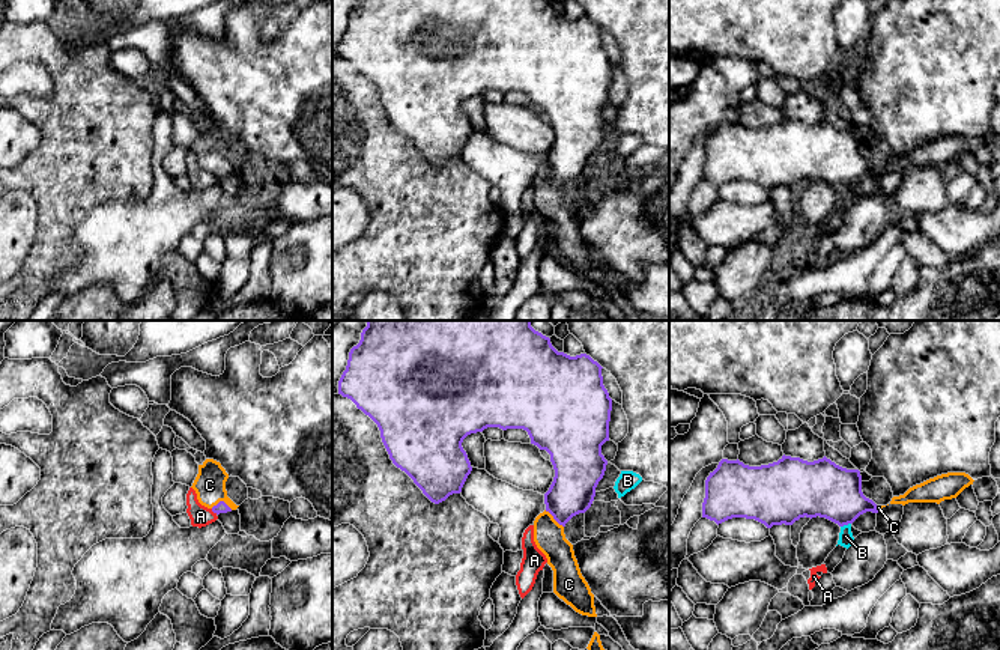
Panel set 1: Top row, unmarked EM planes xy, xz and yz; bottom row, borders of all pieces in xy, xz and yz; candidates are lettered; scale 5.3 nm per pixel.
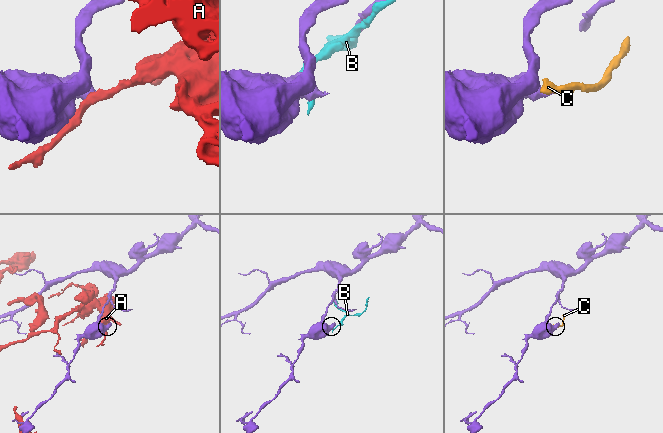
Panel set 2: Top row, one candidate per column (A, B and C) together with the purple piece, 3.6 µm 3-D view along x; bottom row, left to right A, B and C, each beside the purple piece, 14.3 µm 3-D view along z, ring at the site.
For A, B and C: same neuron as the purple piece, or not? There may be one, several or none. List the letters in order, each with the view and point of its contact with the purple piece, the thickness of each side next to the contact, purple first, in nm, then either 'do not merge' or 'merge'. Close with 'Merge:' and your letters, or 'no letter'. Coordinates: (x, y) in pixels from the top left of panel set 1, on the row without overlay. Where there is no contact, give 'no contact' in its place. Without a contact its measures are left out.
A: meets purple in xy at (214, 175); 60 nm thick on the purple side, 110 nm on the other; do not merge
B: meets purple in yz at (845, 187); 300 nm thick on the purple side, 80 nm on the other; do not merge
C: meets purple in xy at (221, 164); 60 nm thick on the purple side, 170 nm on the other; merge
Merge: C

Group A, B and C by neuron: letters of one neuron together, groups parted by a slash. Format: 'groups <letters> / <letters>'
groups A / B / C

